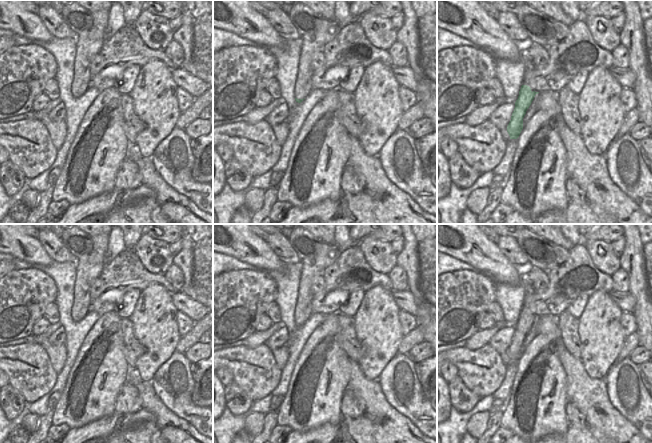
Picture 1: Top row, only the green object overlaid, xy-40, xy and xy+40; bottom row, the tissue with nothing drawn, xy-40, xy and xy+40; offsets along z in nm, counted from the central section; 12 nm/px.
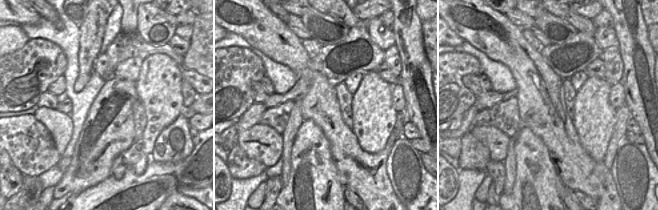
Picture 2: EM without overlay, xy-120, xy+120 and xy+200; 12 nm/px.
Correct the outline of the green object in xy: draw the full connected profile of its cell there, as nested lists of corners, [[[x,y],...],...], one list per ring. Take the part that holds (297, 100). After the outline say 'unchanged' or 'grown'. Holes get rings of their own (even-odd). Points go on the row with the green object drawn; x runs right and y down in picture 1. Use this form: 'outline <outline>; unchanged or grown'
outline [[[302,39],[301,43],[298,76],[294,90],[295,100],[298,103],[301,103],[313,90],[311,84],[311,79],[314,74],[311,64],[312,56],[317,51],[323,51],[324,47],[322,43],[307,39]]]; grown

